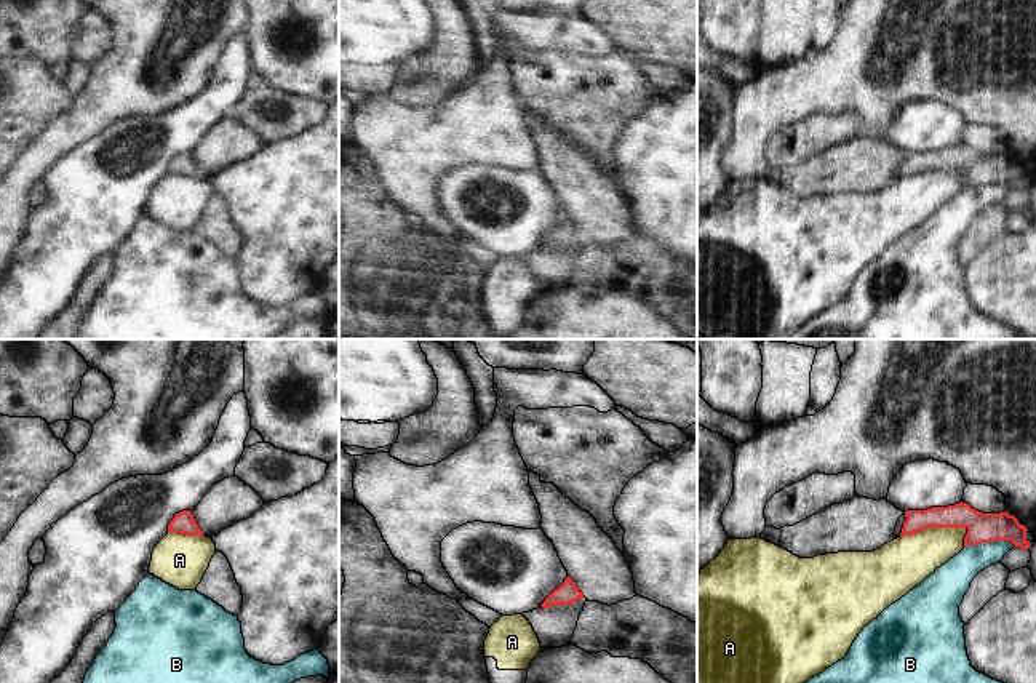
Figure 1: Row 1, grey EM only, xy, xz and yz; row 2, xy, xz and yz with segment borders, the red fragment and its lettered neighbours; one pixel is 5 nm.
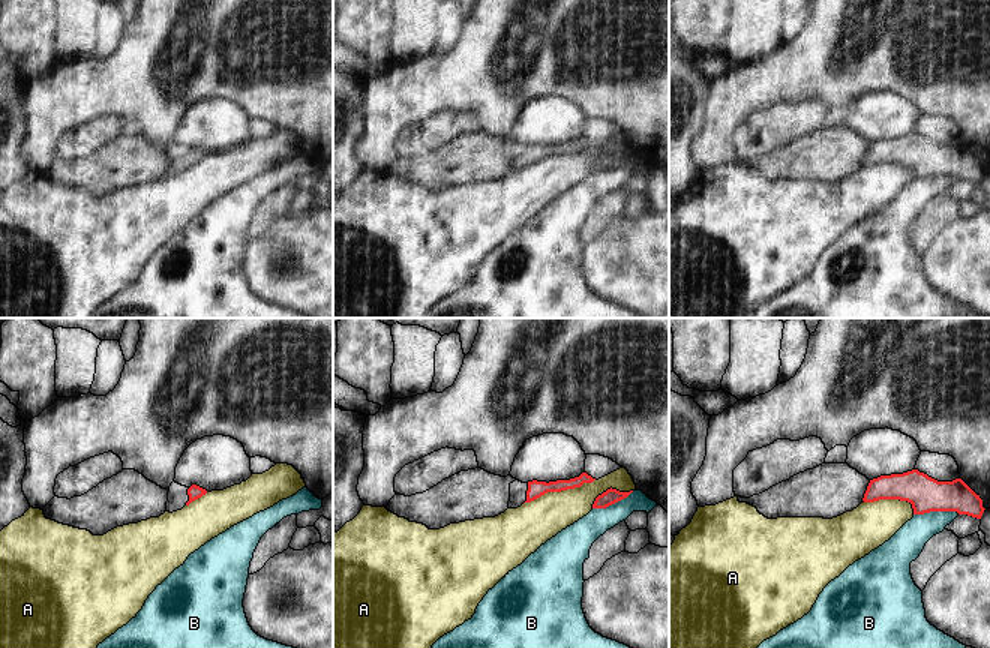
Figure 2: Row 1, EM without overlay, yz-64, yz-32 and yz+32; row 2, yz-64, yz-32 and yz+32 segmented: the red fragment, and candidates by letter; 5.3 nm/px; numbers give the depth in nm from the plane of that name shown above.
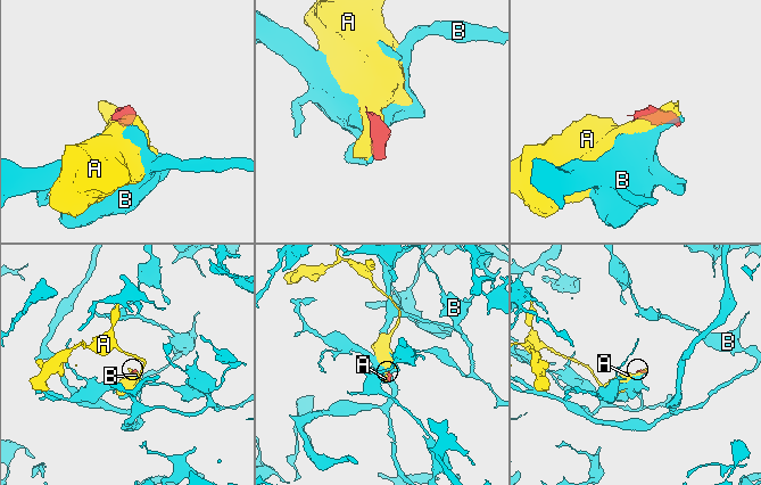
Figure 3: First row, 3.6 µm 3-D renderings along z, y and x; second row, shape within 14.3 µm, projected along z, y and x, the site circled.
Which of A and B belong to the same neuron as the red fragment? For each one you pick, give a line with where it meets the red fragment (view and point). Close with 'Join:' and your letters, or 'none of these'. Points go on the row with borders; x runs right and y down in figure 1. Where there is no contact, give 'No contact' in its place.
Join: none of these.

